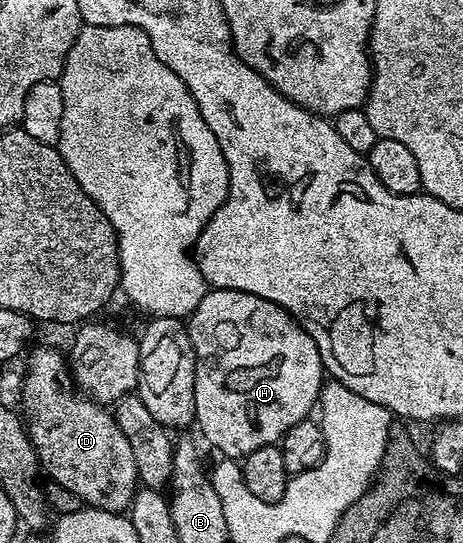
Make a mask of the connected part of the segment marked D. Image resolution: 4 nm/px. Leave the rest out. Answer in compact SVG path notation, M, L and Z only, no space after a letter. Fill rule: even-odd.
M38 346L30 354L30 359L26 362L26 383L22 386L22 410L20 409L21 417L24 419L26 433L30 436L30 443L34 445L35 452L38 453L38 460L43 471L50 473L49 481L56 485L62 485L69 492L74 492L79 497L82 503L86 506L94 506L97 510L112 510L115 512L129 511L130 501L133 498L138 482L138 473L136 472L136 460L132 460L132 447L128 445L127 438L124 437L124 432L120 432L120 428L116 424L113 413L109 409L103 408L99 403L95 402L89 396L78 396L82 398L62 398L62 394L58 391L58 385L65 378L68 378L68 362L65 357L62 358L50 346Z

